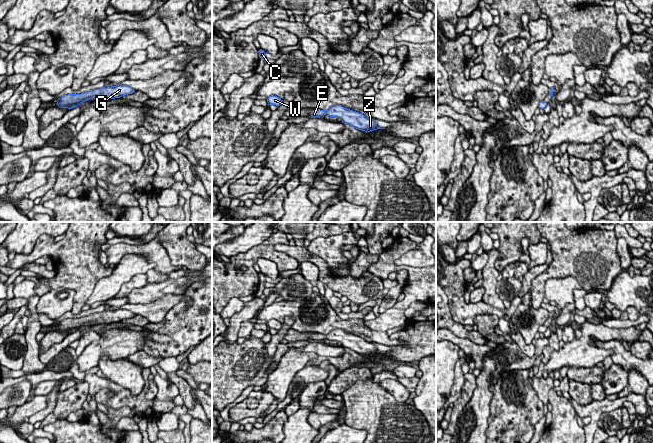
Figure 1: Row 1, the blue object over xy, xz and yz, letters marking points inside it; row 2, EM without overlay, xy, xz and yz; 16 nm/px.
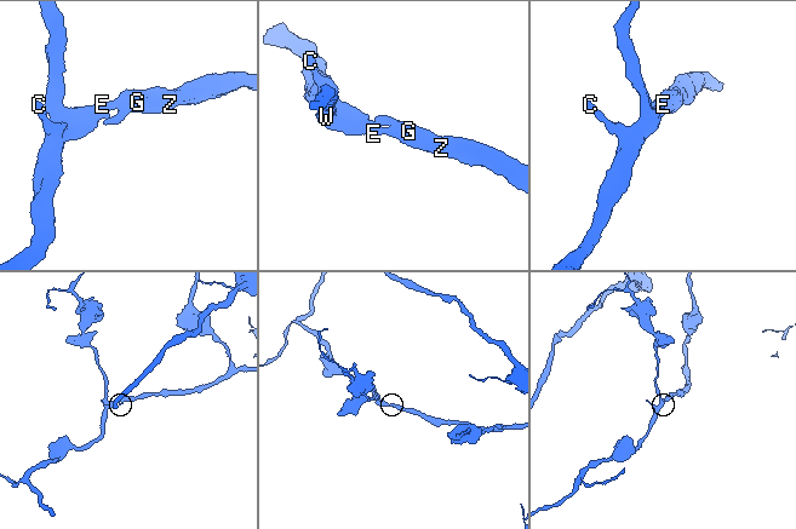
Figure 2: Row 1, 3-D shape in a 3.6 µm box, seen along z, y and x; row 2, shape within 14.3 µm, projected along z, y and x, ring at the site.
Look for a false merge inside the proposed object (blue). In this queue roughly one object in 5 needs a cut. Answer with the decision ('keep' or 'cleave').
keep

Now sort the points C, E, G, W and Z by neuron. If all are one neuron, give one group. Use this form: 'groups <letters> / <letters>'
groups C E G W Z

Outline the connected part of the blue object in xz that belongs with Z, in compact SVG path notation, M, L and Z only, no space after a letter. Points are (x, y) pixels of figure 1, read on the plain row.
M339 329L333 330L327 335L315 333L309 337L312 341L327 339L340 342L342 347L349 348L350 350L365 356L381 353L373 343L367 342L359 336L346 333Z

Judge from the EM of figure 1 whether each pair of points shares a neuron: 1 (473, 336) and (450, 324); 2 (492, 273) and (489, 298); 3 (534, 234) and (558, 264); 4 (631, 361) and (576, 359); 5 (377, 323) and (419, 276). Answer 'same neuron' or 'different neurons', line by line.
1: same neuron
2: same neuron
3: different neurons
4: different neurons
5: same neuron

